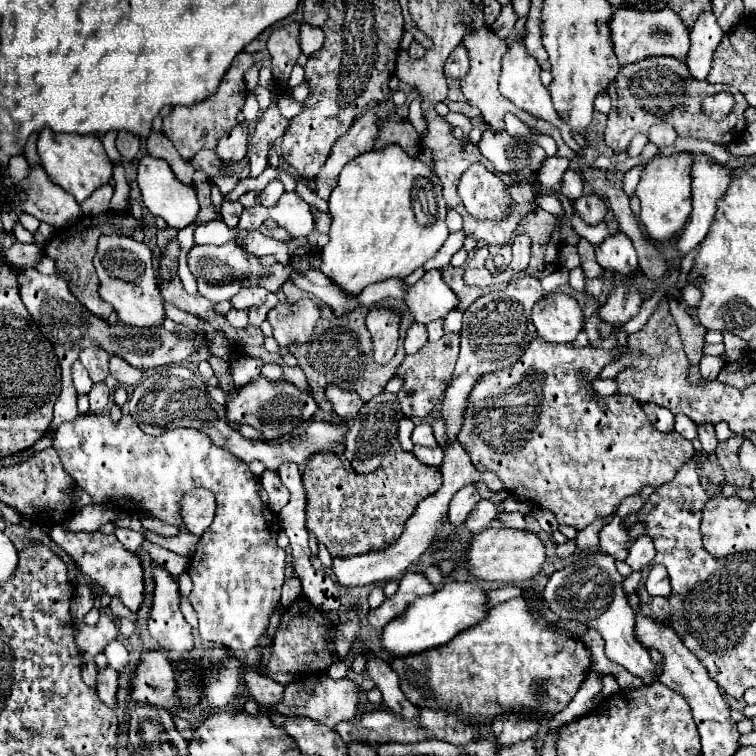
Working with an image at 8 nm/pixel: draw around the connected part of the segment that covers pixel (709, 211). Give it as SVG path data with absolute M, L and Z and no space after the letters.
M693 154L693 166L691 166L691 188L693 188L693 212L691 212L691 220L679 240L679 252L681 256L685 256L689 250L693 250L707 234L711 220L715 216L715 208L717 208L717 200L727 192L727 188L731 186L731 182L735 180L735 170L729 166L723 166L719 162L715 162L709 154Z

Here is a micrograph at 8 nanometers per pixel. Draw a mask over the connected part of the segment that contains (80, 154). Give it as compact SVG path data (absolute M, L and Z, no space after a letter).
M45 130L39 134L39 156L41 166L47 172L49 180L57 186L61 186L65 192L69 192L77 204L81 204L95 188L109 182L113 176L113 162L105 154L105 148L101 140L93 134L87 136L67 136L67 134L55 134L51 130Z

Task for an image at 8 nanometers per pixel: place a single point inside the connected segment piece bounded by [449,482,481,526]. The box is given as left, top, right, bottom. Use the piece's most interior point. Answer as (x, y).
(464, 502)

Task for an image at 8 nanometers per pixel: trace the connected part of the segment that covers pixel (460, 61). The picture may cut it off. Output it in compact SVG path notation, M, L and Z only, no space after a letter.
M457 46L445 62L445 76L463 78L469 70L469 58L463 46Z

